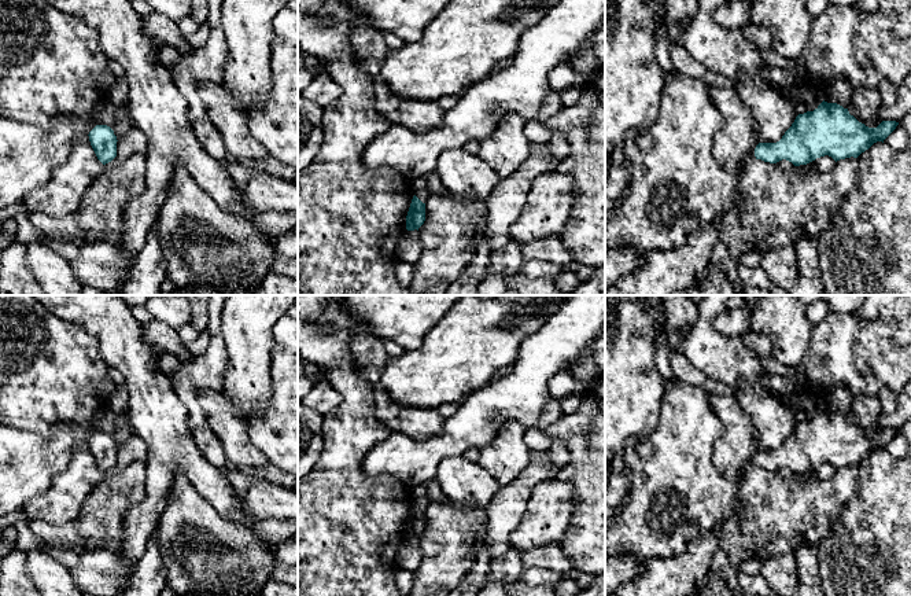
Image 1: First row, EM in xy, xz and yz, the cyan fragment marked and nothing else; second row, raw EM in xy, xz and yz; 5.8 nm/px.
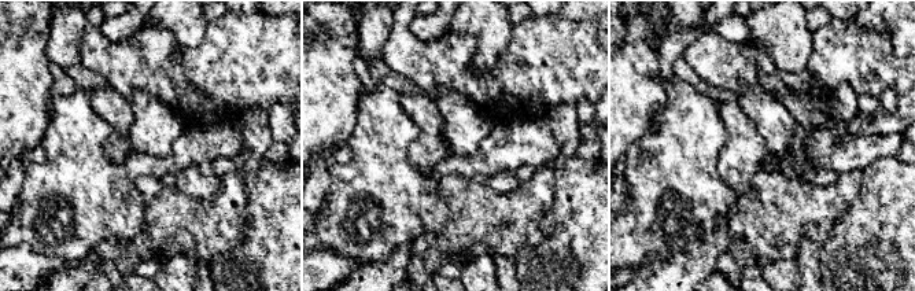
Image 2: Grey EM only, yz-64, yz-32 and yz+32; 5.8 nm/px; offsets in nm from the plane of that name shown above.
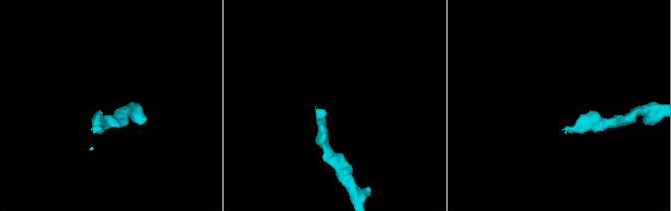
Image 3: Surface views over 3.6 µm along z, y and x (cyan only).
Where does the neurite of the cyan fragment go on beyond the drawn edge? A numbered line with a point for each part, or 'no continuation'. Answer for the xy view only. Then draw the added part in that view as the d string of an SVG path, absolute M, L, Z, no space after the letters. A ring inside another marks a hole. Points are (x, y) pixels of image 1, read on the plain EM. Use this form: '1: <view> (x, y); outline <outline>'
no continuation

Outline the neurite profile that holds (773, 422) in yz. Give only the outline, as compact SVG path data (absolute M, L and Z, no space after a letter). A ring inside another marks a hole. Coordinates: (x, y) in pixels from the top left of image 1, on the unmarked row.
M744 382L734 394L750 419L760 450L779 449L797 423L793 412L785 406L781 397L757 382Z

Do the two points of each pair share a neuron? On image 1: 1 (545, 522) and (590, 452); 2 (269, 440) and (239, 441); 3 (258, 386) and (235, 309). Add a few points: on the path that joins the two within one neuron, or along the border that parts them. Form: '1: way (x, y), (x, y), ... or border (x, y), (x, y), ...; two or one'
1: border (553, 477), (568, 481), (574, 486), (575, 514); two
2: border (246, 425), (249, 438), (272, 464); two
3: way (249, 367), (249, 328); one

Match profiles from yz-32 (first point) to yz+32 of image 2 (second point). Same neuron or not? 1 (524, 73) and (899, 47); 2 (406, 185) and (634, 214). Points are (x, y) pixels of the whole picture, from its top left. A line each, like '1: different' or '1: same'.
1: different
2: same

